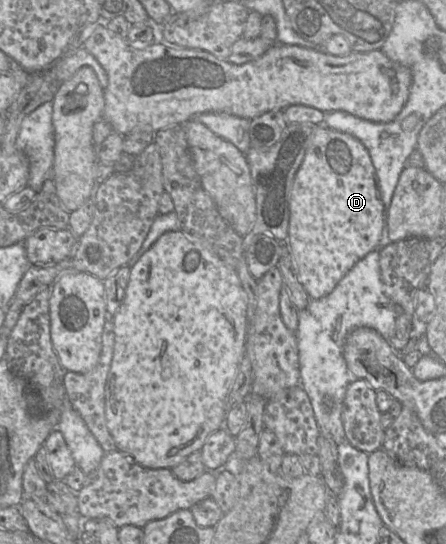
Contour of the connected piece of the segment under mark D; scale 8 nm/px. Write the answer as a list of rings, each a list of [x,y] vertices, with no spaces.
[[[317,125],[310,137],[304,160],[299,167],[290,193],[289,235],[285,245],[290,248],[299,280],[310,299],[329,295],[347,272],[381,239],[384,204],[379,181],[367,149],[351,135]]]

